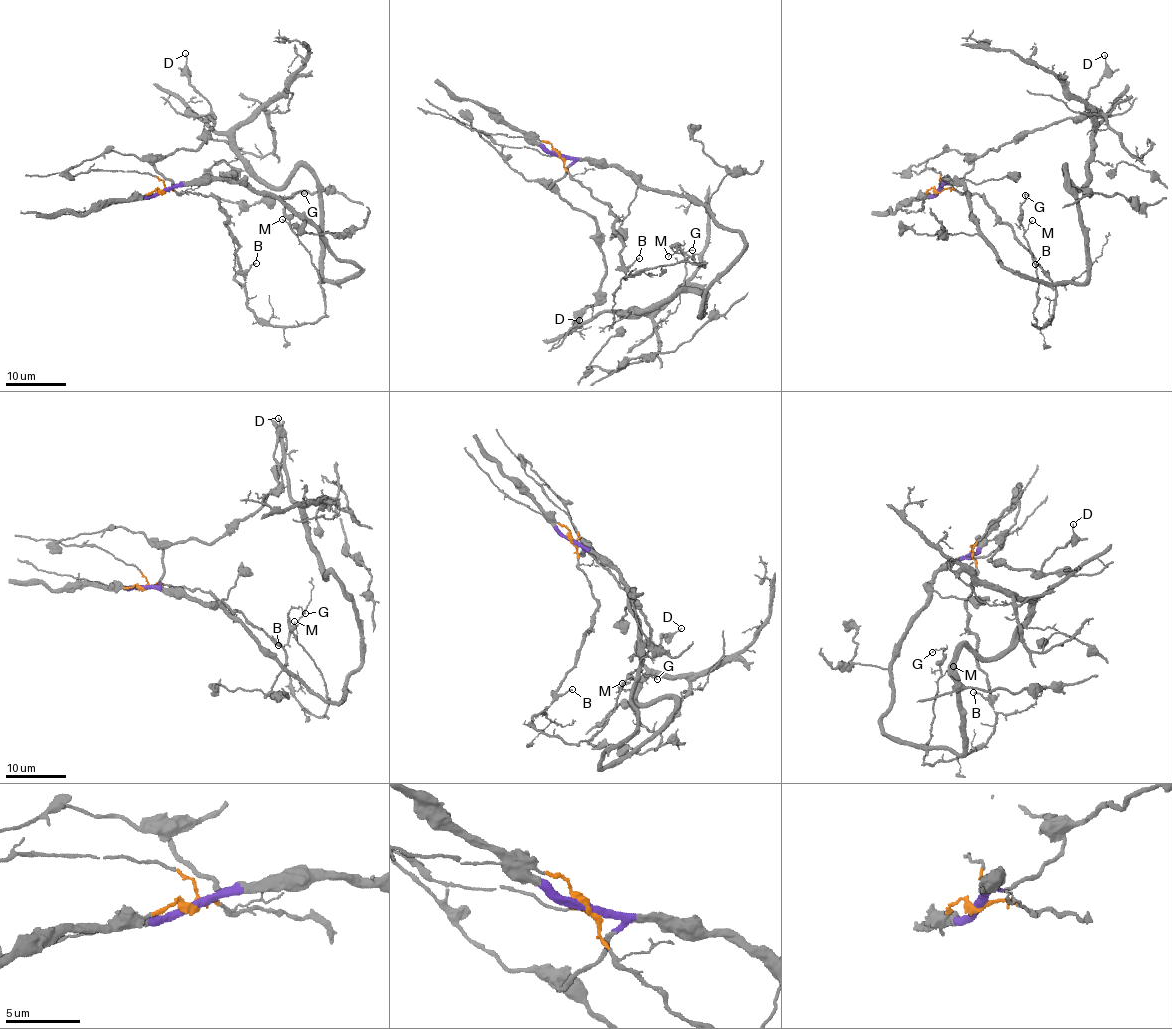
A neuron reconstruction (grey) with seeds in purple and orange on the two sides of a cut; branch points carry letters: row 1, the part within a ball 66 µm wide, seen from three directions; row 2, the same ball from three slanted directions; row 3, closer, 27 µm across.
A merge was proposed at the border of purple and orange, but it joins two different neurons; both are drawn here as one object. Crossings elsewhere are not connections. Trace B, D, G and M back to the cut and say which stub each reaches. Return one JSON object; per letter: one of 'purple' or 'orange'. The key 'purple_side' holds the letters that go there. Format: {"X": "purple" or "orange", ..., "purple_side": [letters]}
{"B": "orange", "D": "purple", "G": "orange", "M": "orange", "purple_side": ["D"]}

